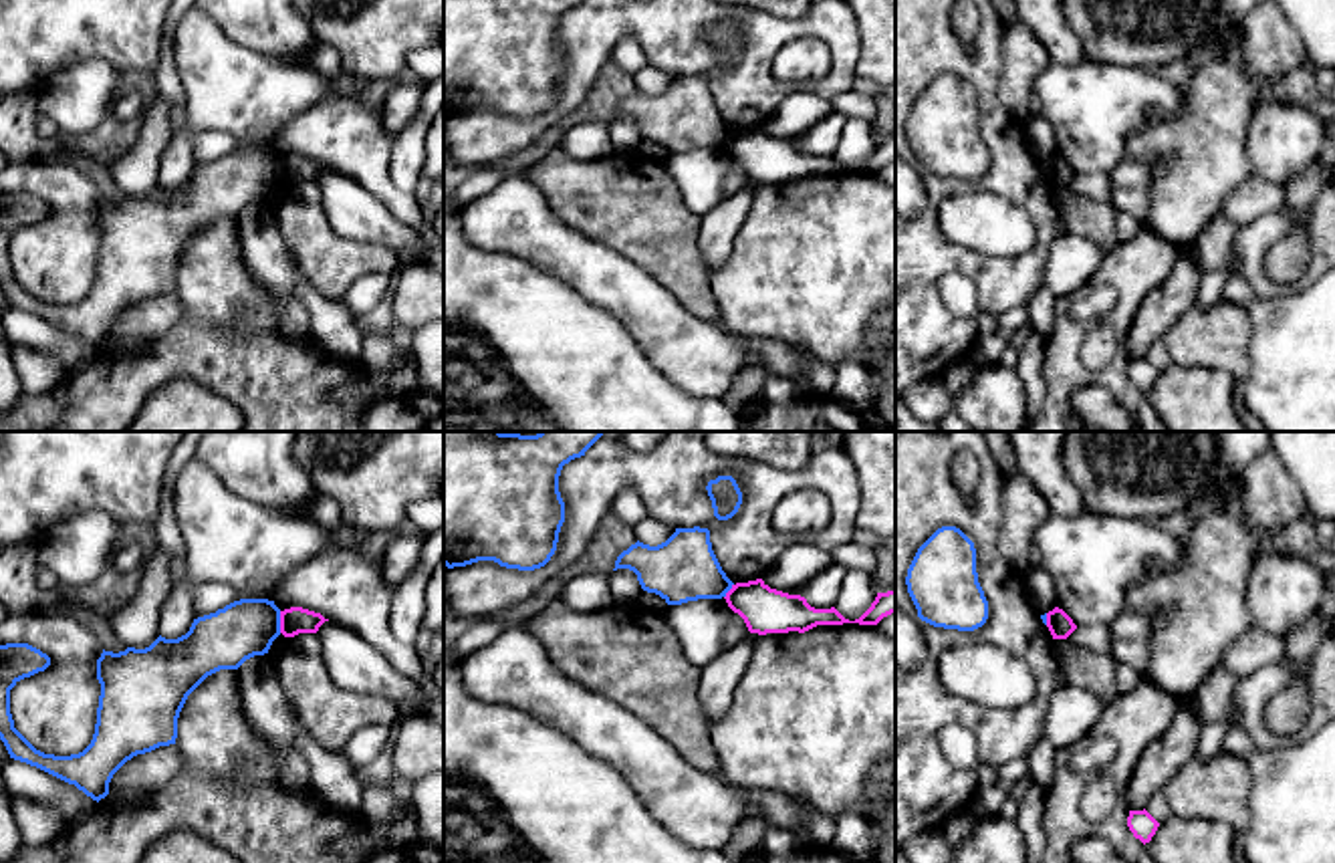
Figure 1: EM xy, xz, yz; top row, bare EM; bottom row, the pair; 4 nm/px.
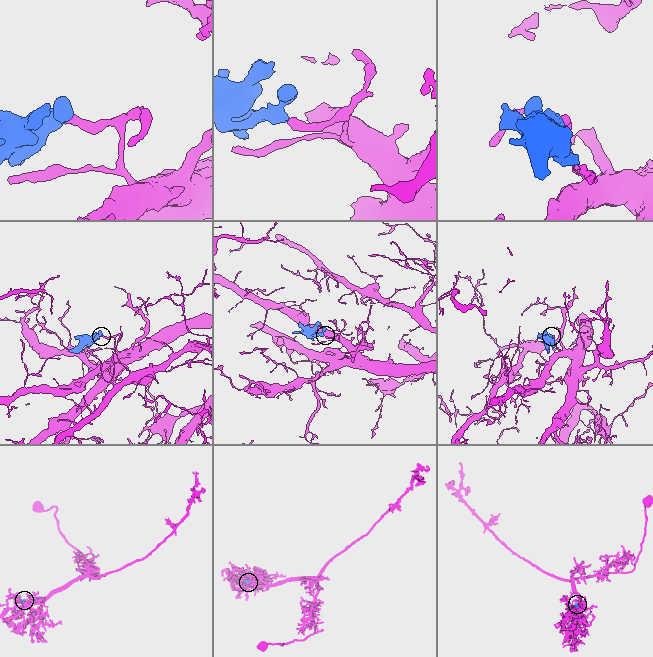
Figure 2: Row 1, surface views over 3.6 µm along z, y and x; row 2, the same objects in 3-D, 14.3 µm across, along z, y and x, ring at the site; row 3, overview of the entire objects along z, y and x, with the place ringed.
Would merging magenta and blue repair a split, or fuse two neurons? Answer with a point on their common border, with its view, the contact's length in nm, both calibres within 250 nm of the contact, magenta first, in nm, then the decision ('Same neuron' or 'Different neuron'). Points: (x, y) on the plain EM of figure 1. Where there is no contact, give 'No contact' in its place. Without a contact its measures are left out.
Touches magenta at xy (281, 170). Shared border 90 nm. Thickness 110 nm (magenta) against 240 nm. Different neuron

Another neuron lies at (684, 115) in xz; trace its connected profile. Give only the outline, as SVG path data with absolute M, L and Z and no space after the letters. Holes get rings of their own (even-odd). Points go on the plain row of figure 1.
M700 75L676 77L657 95L637 89L617 105L613 119L617 117L633 119L641 137L668 153L722 147L734 133L712 99L710 79Z

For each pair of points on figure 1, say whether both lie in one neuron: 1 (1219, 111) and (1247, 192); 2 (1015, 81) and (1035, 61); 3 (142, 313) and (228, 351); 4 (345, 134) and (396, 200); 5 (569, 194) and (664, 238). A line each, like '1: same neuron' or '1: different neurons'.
1: different neurons
2: same neuron
3: different neurons
4: same neuron
5: same neuron

